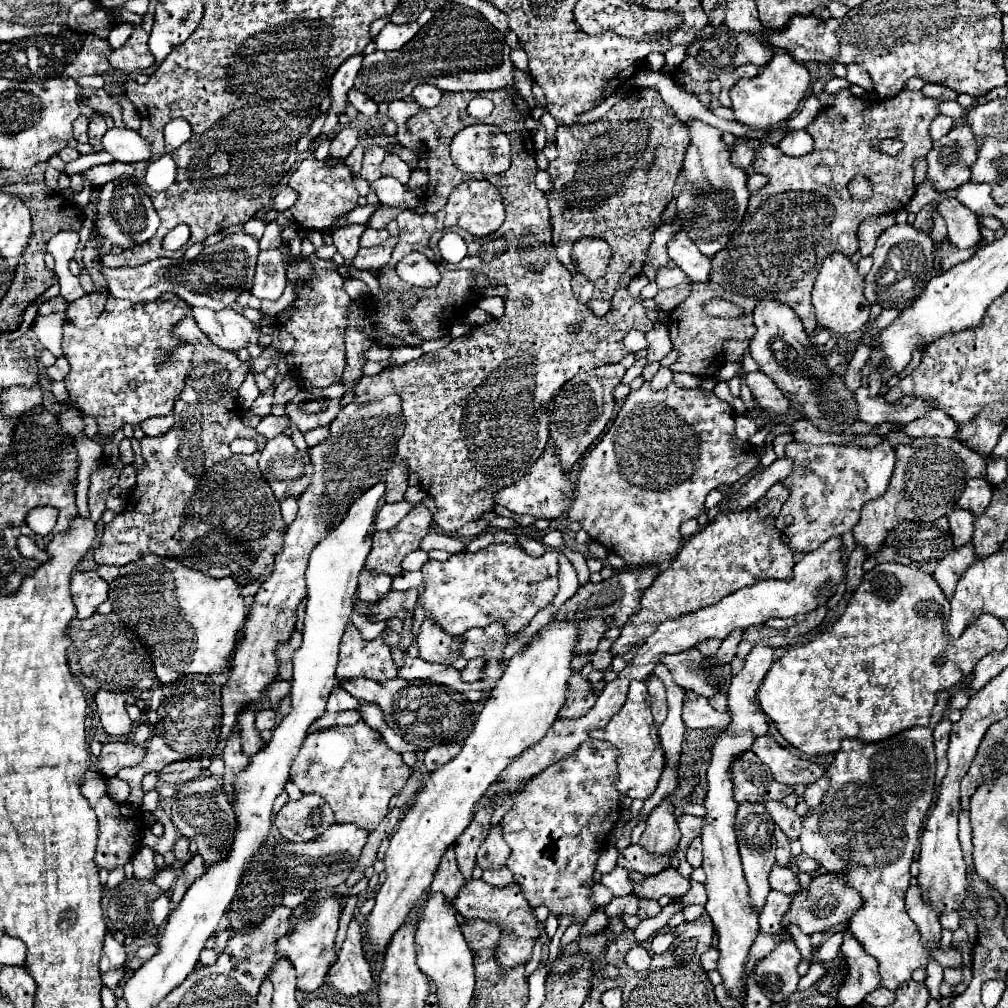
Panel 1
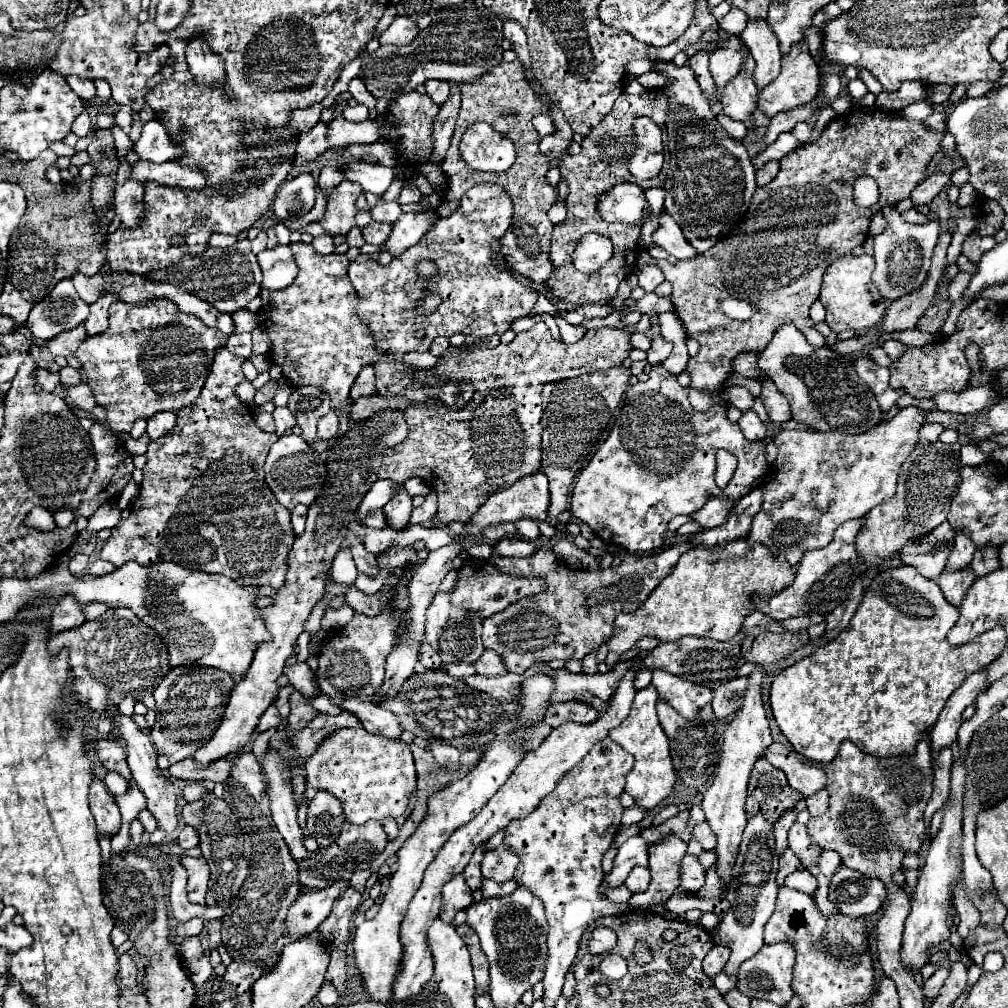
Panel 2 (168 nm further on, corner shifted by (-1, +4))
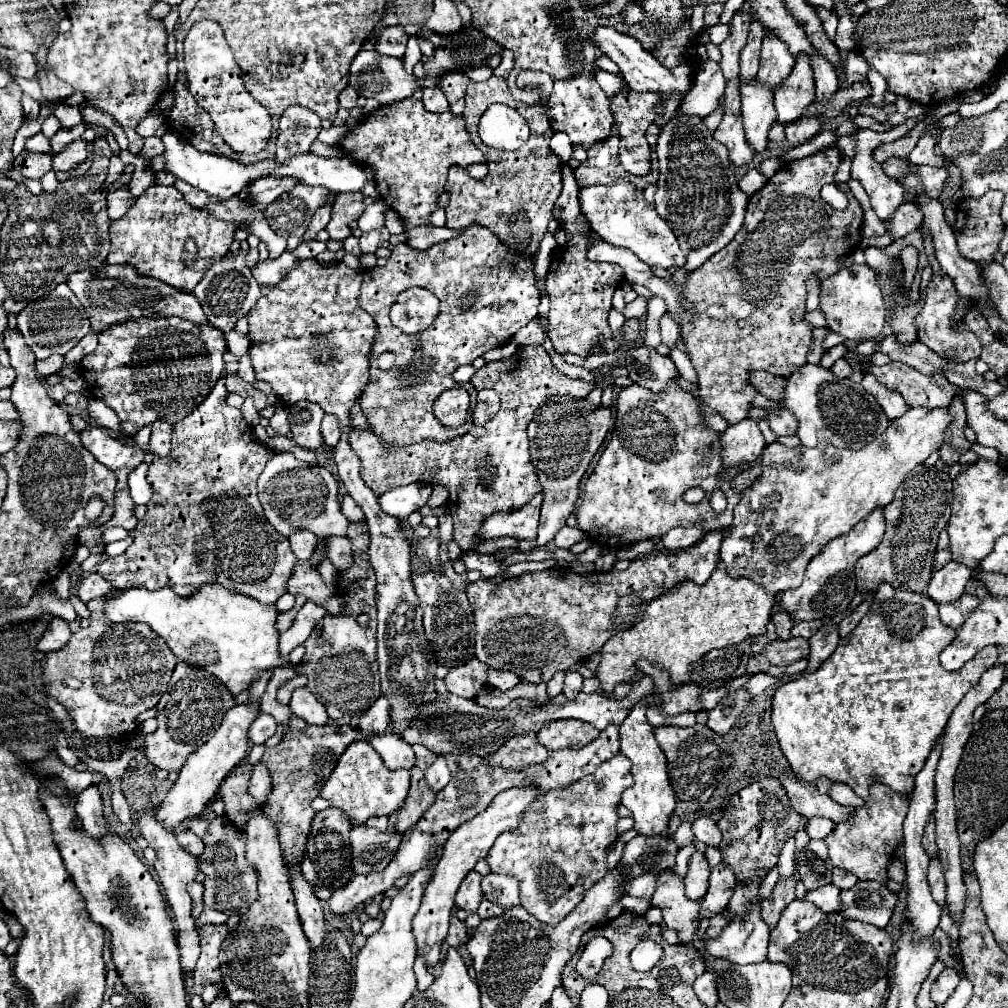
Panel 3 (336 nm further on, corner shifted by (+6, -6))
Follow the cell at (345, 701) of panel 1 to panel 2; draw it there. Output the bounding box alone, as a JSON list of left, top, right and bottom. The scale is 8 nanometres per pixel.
[339,695,401,739]

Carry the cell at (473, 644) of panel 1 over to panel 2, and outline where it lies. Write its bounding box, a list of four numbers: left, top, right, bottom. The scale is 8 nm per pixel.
[483,487,765,673]

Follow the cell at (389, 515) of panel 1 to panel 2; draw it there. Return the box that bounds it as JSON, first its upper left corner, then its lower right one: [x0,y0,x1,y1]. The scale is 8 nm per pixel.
[365,511,387,529]

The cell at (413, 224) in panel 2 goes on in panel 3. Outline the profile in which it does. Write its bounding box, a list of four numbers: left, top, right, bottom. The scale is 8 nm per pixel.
[408,225,462,249]

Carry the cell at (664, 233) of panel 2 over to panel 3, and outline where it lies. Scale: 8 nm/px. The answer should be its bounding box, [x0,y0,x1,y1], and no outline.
[578,179,686,269]

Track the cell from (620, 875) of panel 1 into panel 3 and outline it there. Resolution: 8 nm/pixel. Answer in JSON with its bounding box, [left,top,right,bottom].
[628,873,656,899]

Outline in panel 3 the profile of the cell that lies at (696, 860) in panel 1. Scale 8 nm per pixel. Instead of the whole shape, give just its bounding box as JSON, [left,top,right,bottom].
[692,817,722,847]

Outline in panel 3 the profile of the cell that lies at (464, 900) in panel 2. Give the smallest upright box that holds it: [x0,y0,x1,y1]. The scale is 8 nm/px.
[442,917,468,961]

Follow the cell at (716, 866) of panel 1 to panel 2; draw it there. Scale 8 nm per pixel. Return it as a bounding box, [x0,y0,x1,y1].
[701,665,773,885]

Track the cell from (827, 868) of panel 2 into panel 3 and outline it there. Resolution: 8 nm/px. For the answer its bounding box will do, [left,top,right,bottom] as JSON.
[834,869,858,889]

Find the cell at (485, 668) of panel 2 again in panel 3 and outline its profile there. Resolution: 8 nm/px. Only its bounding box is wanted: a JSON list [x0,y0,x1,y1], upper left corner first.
[488,669,522,691]

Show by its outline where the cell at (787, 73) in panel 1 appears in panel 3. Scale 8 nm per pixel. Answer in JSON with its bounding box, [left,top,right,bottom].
[774,53,814,125]

